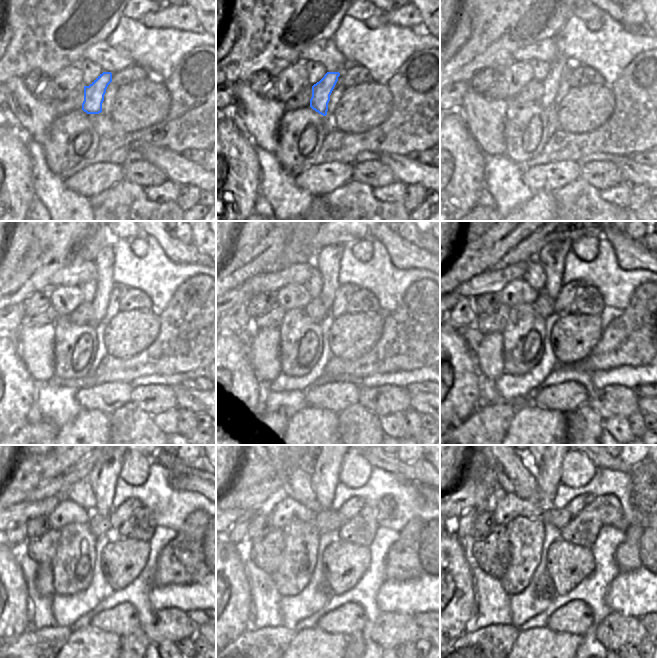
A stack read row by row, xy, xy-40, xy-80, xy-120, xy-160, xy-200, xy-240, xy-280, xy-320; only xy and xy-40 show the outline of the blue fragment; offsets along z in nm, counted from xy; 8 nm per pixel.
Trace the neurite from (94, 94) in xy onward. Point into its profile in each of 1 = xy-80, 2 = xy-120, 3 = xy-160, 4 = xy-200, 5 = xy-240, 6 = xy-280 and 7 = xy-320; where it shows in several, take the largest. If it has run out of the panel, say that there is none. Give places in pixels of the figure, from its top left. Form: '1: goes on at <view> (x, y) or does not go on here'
1: goes on at xy-80 (550, 83)
2: goes on at xy-120 (104, 260)
3: goes on at xy-160 (327, 261)
4: goes on at xy-200 (551, 258)
5: goes on at xy-240 (102, 480)
6: goes on at xy-280 (326, 465)
7: goes on at xy-320 (548, 473)

